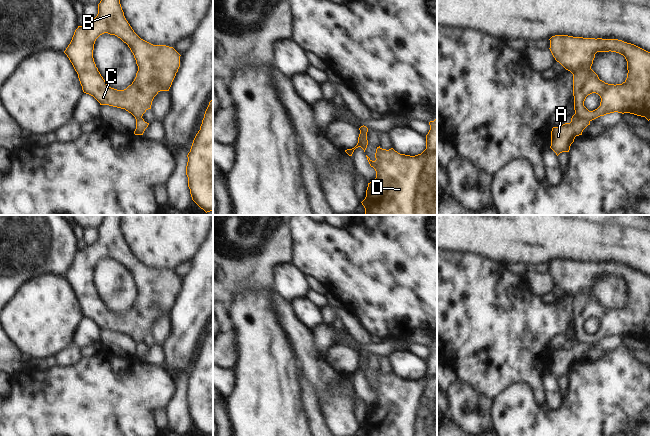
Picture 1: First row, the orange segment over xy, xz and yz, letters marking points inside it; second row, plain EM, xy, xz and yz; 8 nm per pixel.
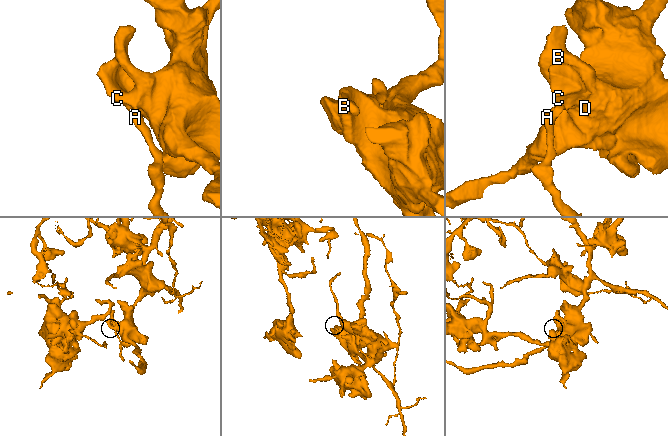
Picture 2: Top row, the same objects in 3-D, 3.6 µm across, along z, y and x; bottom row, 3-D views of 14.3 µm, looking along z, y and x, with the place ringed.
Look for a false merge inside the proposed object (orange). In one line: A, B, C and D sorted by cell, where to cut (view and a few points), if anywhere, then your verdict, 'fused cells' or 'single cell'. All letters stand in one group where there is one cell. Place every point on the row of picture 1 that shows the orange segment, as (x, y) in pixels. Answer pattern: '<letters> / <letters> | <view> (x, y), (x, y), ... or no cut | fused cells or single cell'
A / B C D | yz (575, 113), (589, 121) | fused cells

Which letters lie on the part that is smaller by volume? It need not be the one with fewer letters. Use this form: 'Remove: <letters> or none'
Remove: A

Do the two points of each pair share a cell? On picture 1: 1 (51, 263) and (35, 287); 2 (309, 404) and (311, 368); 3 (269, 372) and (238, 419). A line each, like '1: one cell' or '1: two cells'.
1: two cells
2: two cells
3: one cell

